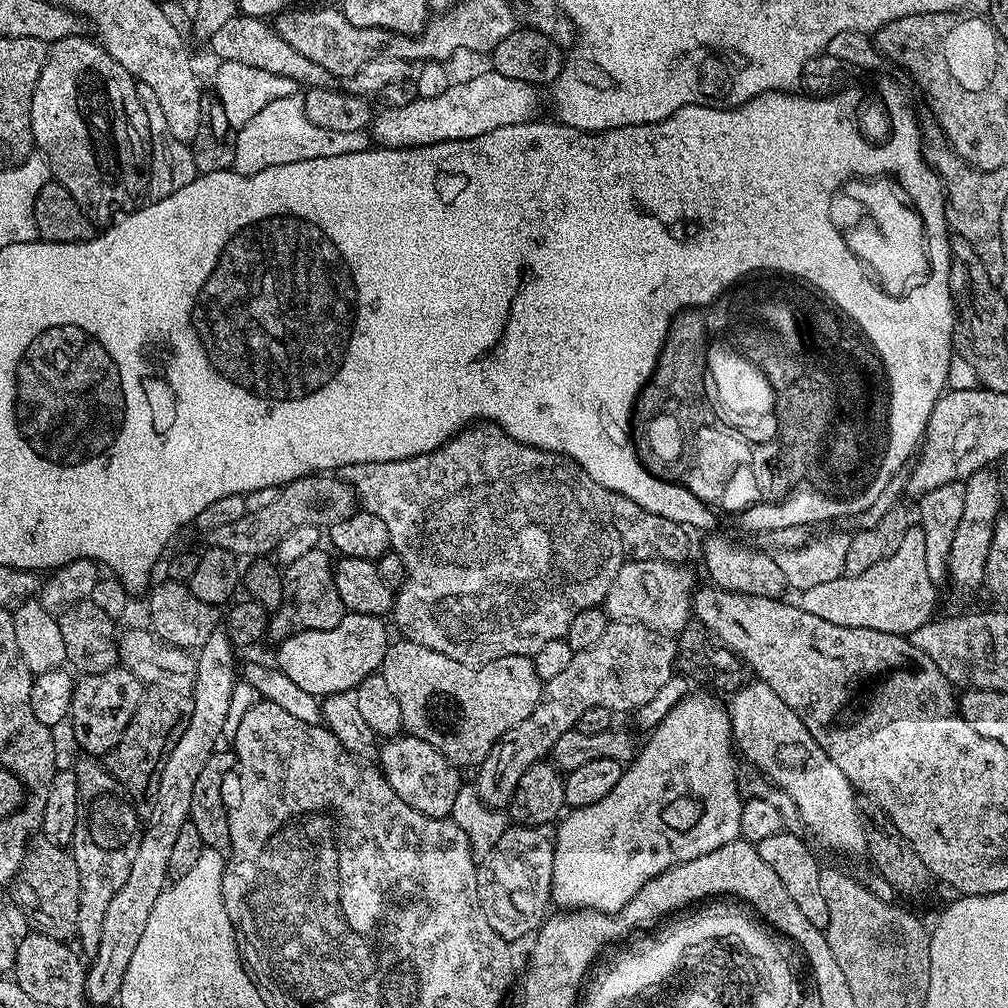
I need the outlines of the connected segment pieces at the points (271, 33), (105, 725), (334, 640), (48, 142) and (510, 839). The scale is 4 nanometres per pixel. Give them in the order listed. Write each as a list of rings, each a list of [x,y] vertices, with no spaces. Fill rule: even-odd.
[[[232,16],[223,24],[210,39],[212,52],[220,60],[242,62],[246,66],[254,66],[258,70],[270,70],[270,74],[282,74],[290,78],[298,86],[308,88],[326,88],[333,83],[332,77],[326,69],[318,66],[318,62],[310,62],[306,54],[298,54],[290,42],[286,42],[276,33],[275,27],[267,19],[259,20],[253,16]]]
[[[123,666],[111,668],[102,674],[81,675],[72,686],[70,713],[72,736],[84,751],[81,753],[92,758],[107,757],[108,752],[118,746],[126,726],[130,726],[130,718],[134,718],[134,710],[145,691],[146,685]]]
[[[348,612],[342,622],[330,630],[294,632],[279,641],[275,667],[283,671],[295,685],[317,698],[352,692],[366,677],[375,676],[381,671],[390,643],[384,623],[379,616]]]
[[[87,35],[71,36],[50,45],[42,74],[38,74],[38,86],[34,86],[30,122],[35,147],[48,161],[51,179],[70,190],[93,225],[108,226],[121,214],[136,211],[141,203],[141,189],[146,184],[146,161],[150,156],[146,147],[148,119],[136,93],[138,82],[106,54],[100,43],[88,39]]]
[[[516,824],[507,828],[502,838],[494,842],[494,850],[479,861],[476,877],[482,914],[503,940],[515,942],[523,936],[531,937],[549,915],[555,845],[551,827]]]

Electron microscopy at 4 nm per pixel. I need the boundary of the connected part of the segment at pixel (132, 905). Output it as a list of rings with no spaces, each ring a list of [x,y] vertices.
[[[146,822],[138,850],[134,854],[134,862],[130,866],[130,874],[126,874],[122,890],[118,890],[118,894],[110,898],[110,906],[106,906],[98,950],[86,968],[86,996],[89,1005],[108,1004],[111,1000],[113,1003],[119,997],[122,978],[126,978],[126,966],[130,966],[130,957],[138,947],[138,938],[142,938],[142,930],[146,930],[146,918],[150,918],[154,902],[158,902],[170,880],[168,868],[162,868],[160,856],[162,846],[158,846],[158,826],[156,822]]]

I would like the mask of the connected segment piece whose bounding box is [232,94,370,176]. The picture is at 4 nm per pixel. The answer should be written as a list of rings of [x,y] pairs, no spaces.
[[[297,94],[278,98],[278,102],[270,102],[270,106],[258,110],[258,114],[254,114],[254,118],[235,133],[234,143],[232,168],[249,176],[286,162],[306,162],[310,158],[334,158],[338,154],[364,152],[370,147],[370,136],[367,131],[326,130],[322,126],[314,126],[314,122],[306,118],[303,95]]]

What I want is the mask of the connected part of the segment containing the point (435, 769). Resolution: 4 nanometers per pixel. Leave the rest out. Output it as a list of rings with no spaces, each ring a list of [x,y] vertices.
[[[400,734],[387,739],[383,744],[378,750],[378,753],[380,752],[378,766],[381,775],[387,779],[388,785],[398,798],[428,817],[447,819],[452,813],[454,798],[462,787],[461,771],[440,751],[416,736]]]

